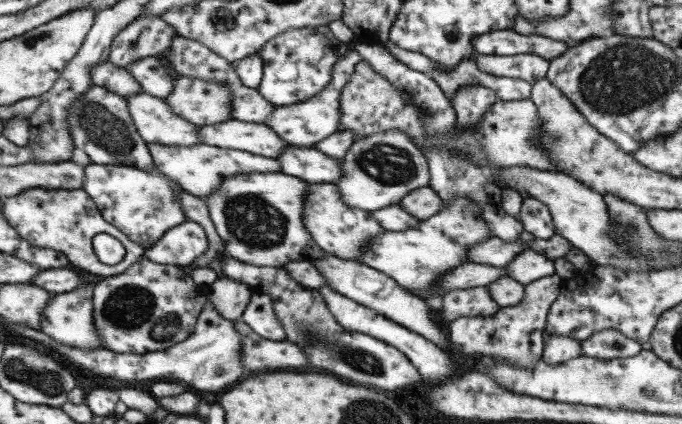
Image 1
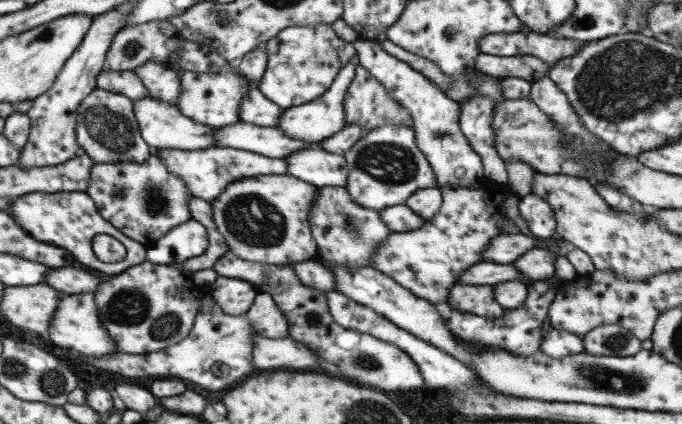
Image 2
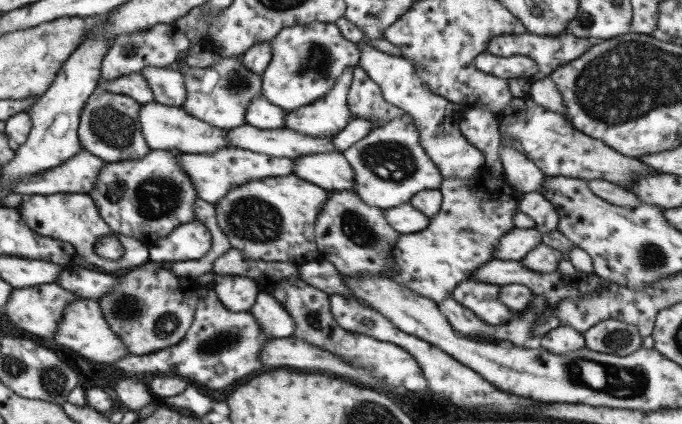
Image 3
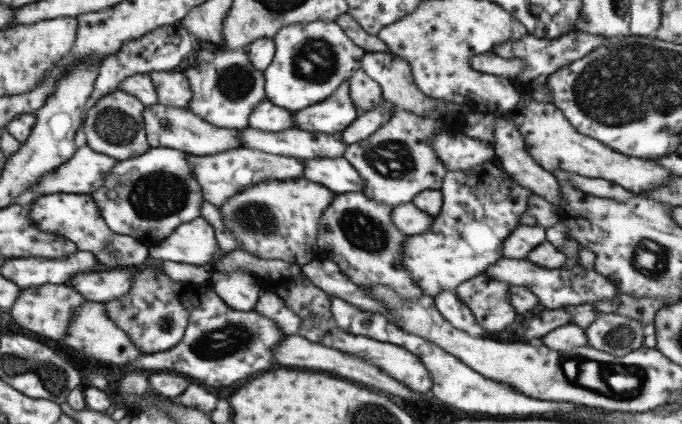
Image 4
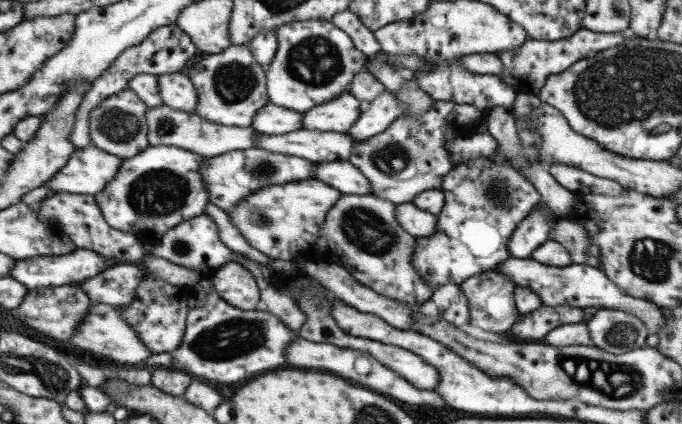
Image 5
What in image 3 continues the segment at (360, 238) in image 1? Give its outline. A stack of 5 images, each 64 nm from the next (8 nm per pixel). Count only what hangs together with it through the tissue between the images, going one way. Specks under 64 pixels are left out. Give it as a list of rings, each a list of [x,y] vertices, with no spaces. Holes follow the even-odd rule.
[[[330,190],[329,198],[322,207],[321,212],[314,224],[315,239],[321,255],[321,259],[330,261],[331,264],[344,276],[358,277],[364,275],[382,276],[394,280],[395,272],[389,268],[392,250],[400,233],[395,231],[390,223],[386,221],[385,209],[369,206],[364,203],[358,194],[351,190]]]

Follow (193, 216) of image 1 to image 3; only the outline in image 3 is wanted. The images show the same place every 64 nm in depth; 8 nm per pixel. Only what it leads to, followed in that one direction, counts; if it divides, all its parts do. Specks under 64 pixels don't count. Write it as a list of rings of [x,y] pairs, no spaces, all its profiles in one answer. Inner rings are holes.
[[[198,198],[195,202],[195,212],[196,219],[210,229],[212,248],[200,260],[171,262],[167,264],[167,268],[174,275],[177,275],[178,278],[189,278],[196,281],[205,274],[213,273],[214,261],[223,254],[226,254],[227,250],[232,249],[232,245],[230,245],[230,239],[224,235],[224,231],[218,225],[216,206]]]

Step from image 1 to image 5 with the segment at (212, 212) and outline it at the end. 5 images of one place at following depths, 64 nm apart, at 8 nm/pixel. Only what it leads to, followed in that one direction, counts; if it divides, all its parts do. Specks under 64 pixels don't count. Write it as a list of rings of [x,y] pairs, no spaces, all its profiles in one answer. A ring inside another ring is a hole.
[[[312,177],[298,182],[262,186],[226,214],[250,246],[267,257],[305,264],[318,252],[322,223],[330,208],[343,196],[334,187]]]

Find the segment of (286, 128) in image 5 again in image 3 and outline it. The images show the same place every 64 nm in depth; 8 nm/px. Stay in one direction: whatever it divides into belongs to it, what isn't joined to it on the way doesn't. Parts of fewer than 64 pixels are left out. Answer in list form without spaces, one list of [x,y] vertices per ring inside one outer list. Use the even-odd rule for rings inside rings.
[[[263,94],[256,96],[246,108],[246,122],[261,130],[284,129],[287,111],[272,104]]]

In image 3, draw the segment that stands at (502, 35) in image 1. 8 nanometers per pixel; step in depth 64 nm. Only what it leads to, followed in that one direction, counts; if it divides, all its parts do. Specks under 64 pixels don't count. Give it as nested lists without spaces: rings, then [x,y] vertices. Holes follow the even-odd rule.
[[[526,32],[522,34],[508,34],[492,38],[492,40],[488,42],[487,51],[494,56],[509,57],[522,55],[532,58],[532,60],[538,64],[538,73],[536,73],[533,78],[526,78],[526,80],[532,84],[534,81],[548,77],[552,72],[554,72],[554,70],[561,67],[563,64],[566,64],[566,62],[580,58],[580,56],[582,56],[582,54],[596,42],[599,42],[599,40],[592,37],[578,38],[570,33],[562,33],[558,34],[556,37],[552,37],[550,35],[540,36]]]

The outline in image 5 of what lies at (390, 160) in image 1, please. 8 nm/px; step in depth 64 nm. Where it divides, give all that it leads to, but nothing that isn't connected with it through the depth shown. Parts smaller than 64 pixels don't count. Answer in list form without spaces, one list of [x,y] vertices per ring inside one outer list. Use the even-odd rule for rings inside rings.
[[[435,101],[435,104],[424,114],[398,116],[387,130],[366,141],[359,141],[351,150],[349,162],[370,181],[371,195],[392,202],[398,206],[413,203],[414,198],[425,190],[440,189],[446,174],[450,173],[455,164],[451,162],[451,152],[445,143],[458,139],[462,135],[476,132],[476,120],[481,120],[485,112],[472,105],[461,105],[455,102]]]

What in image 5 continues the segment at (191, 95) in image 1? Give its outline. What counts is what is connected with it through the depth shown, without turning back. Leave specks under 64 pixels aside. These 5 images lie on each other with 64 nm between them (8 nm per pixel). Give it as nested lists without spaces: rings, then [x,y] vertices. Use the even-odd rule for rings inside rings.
[[[230,45],[220,54],[205,55],[185,71],[198,93],[196,113],[229,127],[251,127],[254,116],[269,104],[265,67],[254,61],[248,45]]]

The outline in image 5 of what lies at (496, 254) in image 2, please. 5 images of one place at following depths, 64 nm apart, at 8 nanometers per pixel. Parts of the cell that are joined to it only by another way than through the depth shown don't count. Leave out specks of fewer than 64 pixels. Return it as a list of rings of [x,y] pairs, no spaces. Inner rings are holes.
[[[542,211],[531,212],[516,227],[508,242],[510,256],[519,259],[530,259],[530,256],[538,246],[550,240],[550,232],[556,226],[561,217],[544,215]]]

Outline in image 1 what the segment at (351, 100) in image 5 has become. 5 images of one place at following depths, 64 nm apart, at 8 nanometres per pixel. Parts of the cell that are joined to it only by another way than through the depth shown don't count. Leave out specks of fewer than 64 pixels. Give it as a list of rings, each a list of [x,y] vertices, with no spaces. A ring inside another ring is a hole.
[[[353,50],[348,52],[348,56],[340,58],[332,70],[332,78],[328,86],[324,90],[320,90],[320,93],[314,94],[312,98],[308,98],[306,102],[300,102],[292,105],[278,105],[274,112],[270,116],[270,120],[266,122],[266,125],[270,126],[271,130],[274,130],[280,138],[286,140],[286,143],[290,142],[290,146],[294,147],[313,147],[318,142],[324,140],[336,132],[339,132],[340,127],[340,94],[344,90],[344,86],[352,72],[354,72],[354,66],[360,62],[361,56]]]

